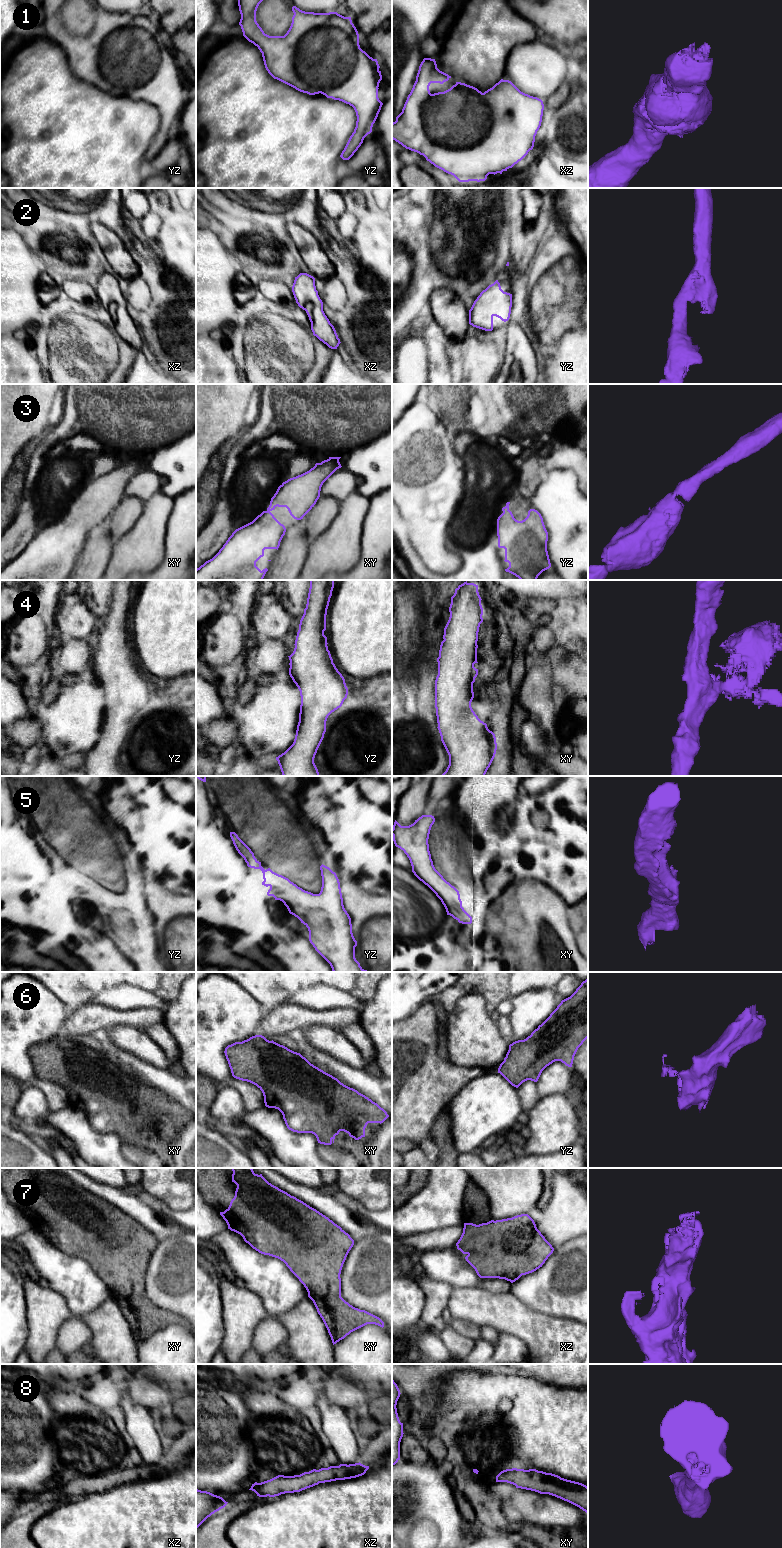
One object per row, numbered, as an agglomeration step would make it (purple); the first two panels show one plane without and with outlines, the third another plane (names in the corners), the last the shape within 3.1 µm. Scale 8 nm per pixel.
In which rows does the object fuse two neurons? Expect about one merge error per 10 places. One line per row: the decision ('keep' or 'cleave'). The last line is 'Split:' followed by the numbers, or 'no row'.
1: keep
2: keep
3: keep
4: keep
5: keep
6: keep
7: keep
8: keep
Split: no row

